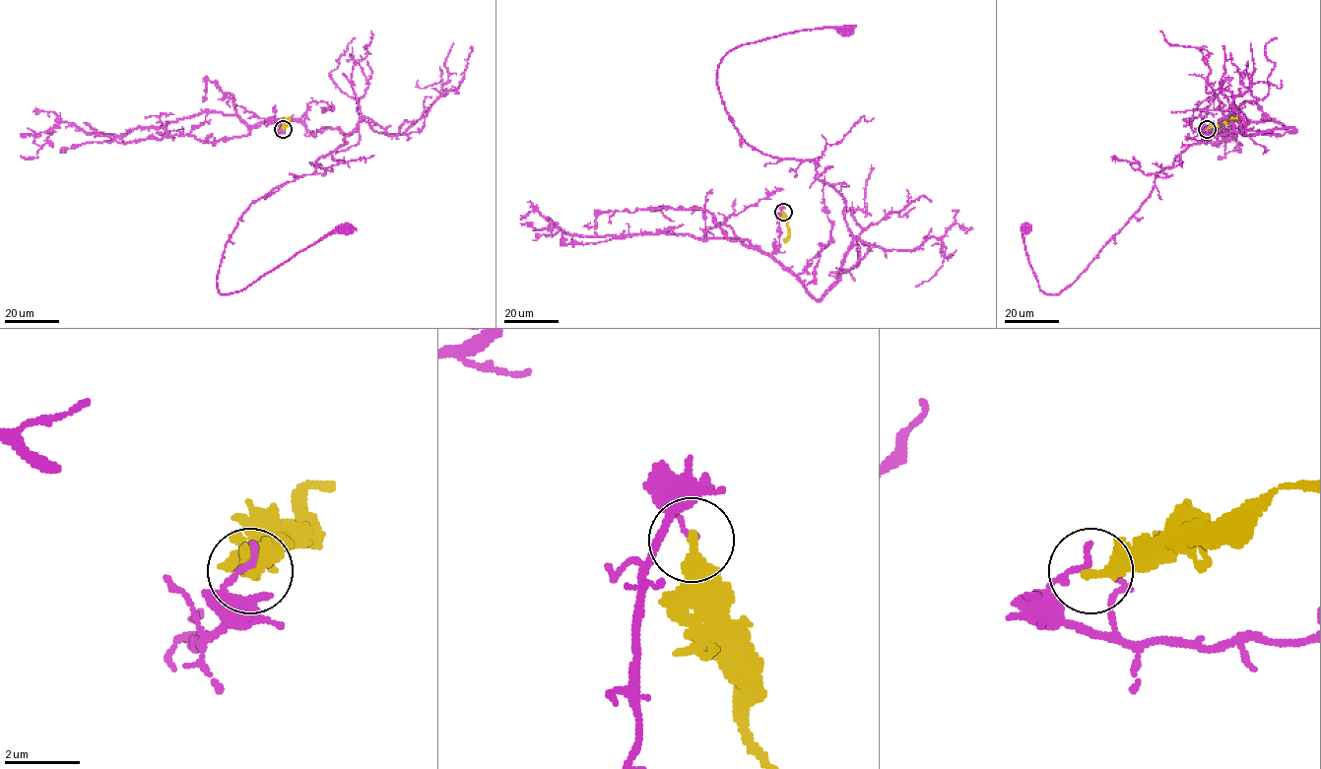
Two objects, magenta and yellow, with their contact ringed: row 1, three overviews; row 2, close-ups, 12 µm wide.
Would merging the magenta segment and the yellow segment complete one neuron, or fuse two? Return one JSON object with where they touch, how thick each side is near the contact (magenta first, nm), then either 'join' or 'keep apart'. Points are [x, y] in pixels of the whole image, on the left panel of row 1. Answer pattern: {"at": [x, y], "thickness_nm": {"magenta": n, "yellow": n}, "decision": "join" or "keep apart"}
{"at": [283, 129], "thickness_nm": {"magenta": 160, "yellow": 420}, "decision": "keep apart"}

